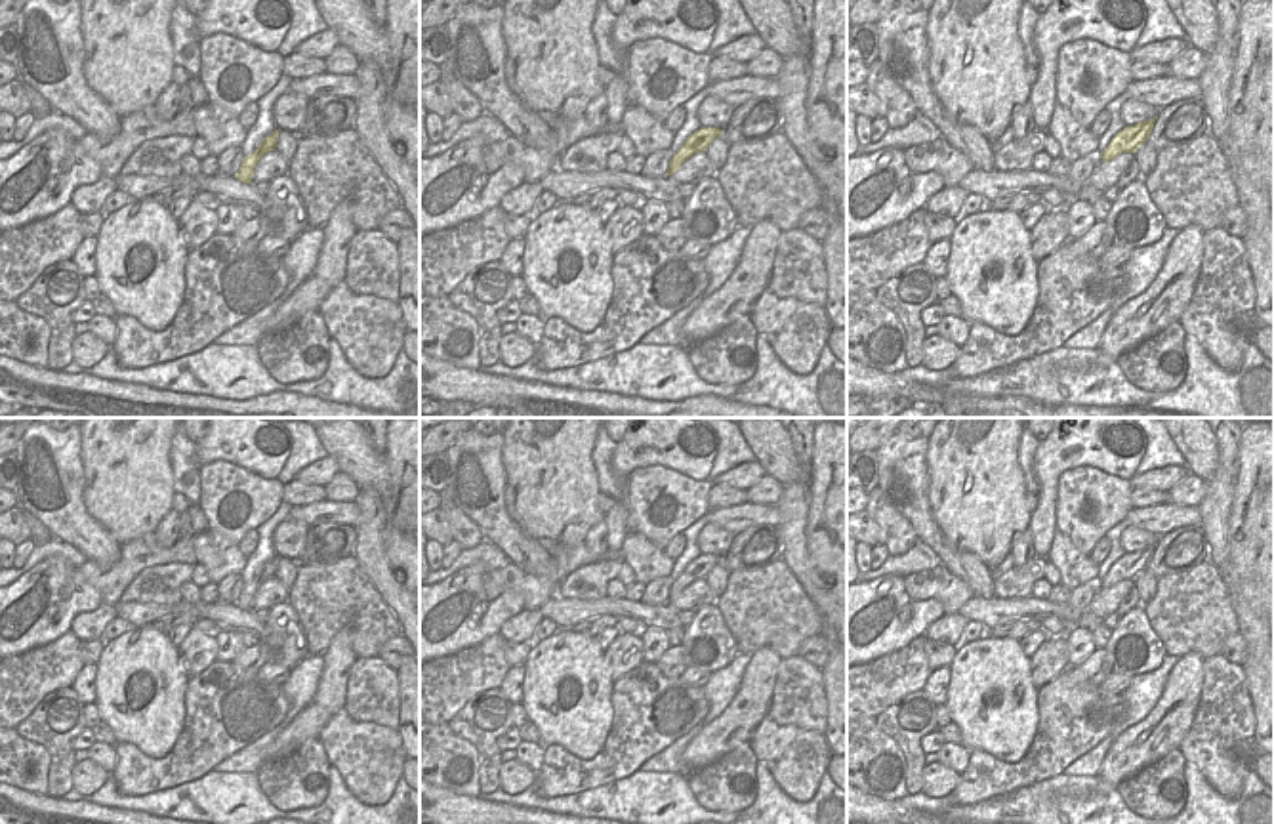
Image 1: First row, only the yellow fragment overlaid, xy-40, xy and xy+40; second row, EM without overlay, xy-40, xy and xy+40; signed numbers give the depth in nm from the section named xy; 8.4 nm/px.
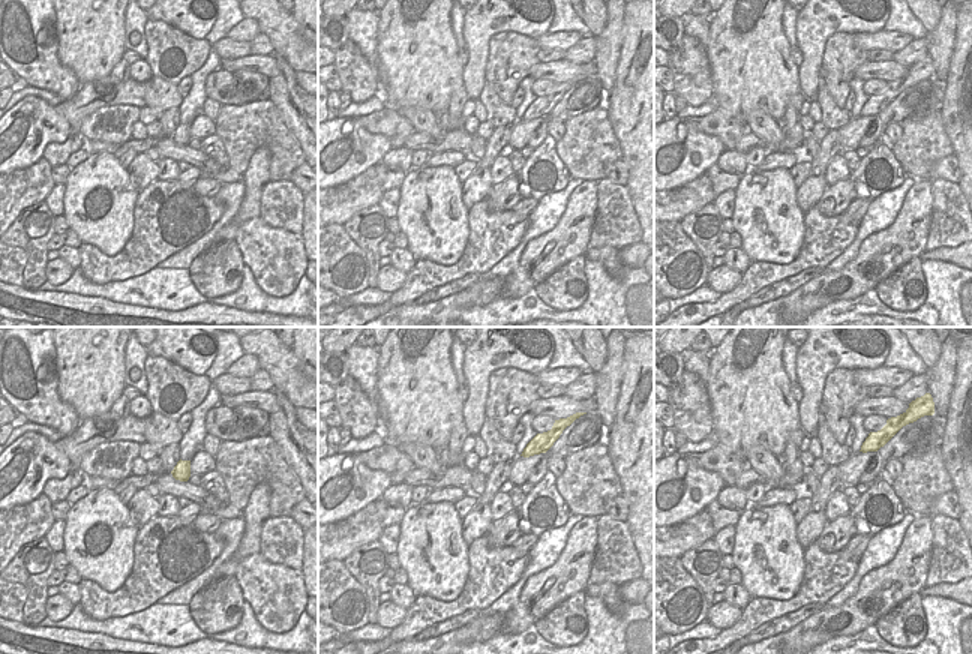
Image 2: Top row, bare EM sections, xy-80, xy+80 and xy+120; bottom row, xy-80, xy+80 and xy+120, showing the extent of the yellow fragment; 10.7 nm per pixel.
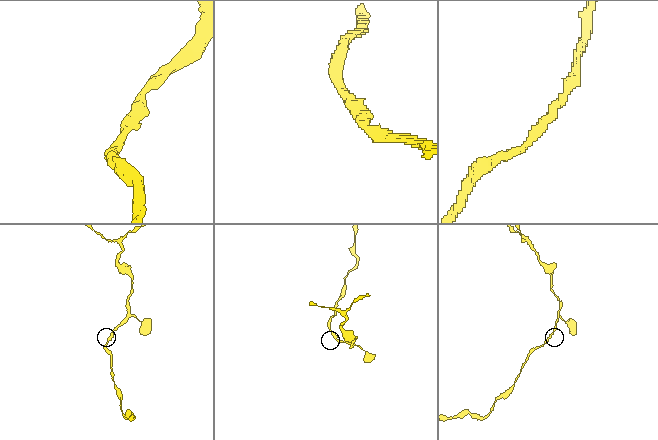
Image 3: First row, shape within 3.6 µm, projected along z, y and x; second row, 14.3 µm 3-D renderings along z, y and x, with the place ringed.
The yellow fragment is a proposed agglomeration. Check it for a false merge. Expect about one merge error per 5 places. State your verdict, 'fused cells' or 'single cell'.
single cell

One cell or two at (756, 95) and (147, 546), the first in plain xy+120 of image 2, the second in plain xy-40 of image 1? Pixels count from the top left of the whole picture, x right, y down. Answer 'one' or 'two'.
two

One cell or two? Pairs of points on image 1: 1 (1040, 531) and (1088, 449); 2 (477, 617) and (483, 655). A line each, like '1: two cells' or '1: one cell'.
1: one cell
2: two cells

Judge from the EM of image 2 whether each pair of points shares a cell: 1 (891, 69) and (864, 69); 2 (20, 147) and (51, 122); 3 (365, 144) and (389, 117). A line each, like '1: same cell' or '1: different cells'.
1: same cell
2: same cell
3: different cells

